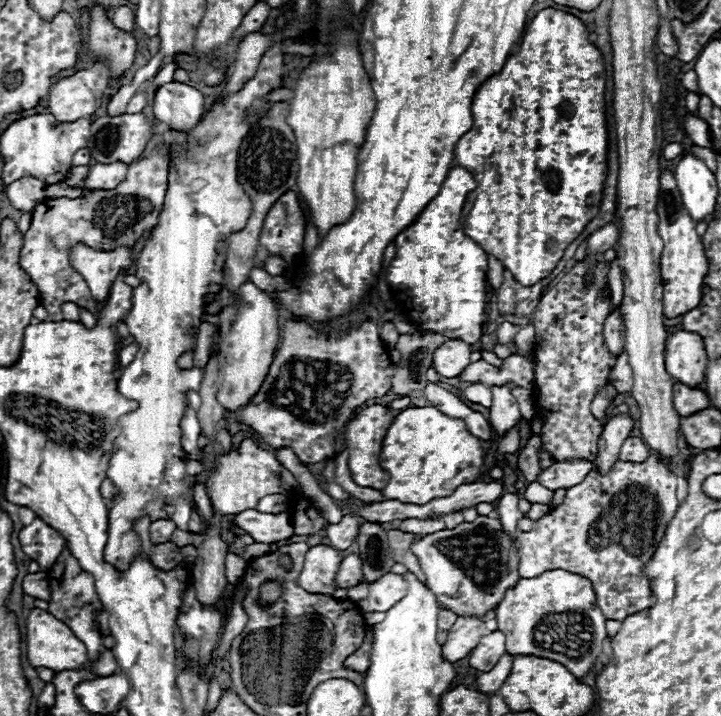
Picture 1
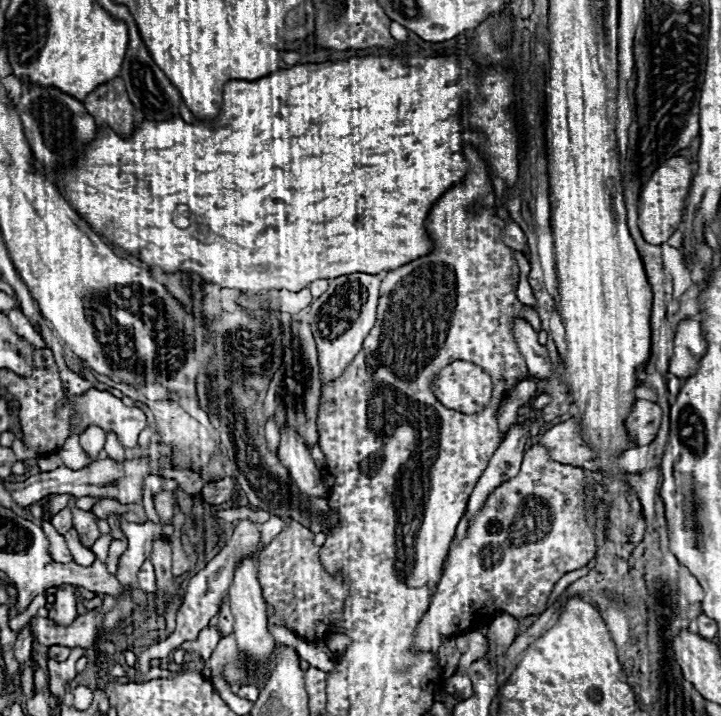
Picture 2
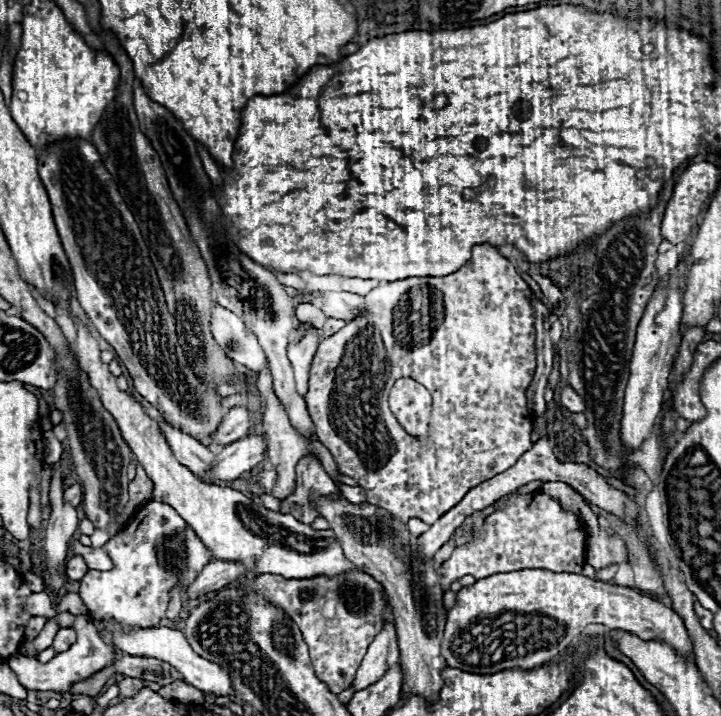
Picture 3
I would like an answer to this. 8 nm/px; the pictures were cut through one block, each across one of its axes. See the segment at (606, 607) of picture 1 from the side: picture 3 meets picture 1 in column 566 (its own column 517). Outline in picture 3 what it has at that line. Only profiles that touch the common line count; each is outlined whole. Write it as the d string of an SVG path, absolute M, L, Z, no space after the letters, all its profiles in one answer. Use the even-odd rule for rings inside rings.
M538 490L528 492L528 494L518 494L512 492L508 496L502 498L506 504L504 508L494 510L478 536L472 536L464 546L458 546L452 556L438 568L438 578L440 578L440 588L442 592L450 590L450 584L460 580L466 574L472 574L476 580L488 578L492 574L500 574L500 572L516 572L516 570L524 570L524 568L538 568L538 570L550 570L550 572L572 572L572 574L580 574L584 568L584 560L586 560L586 528L584 522L574 514L568 512L560 506L560 502L548 494L542 494Z

